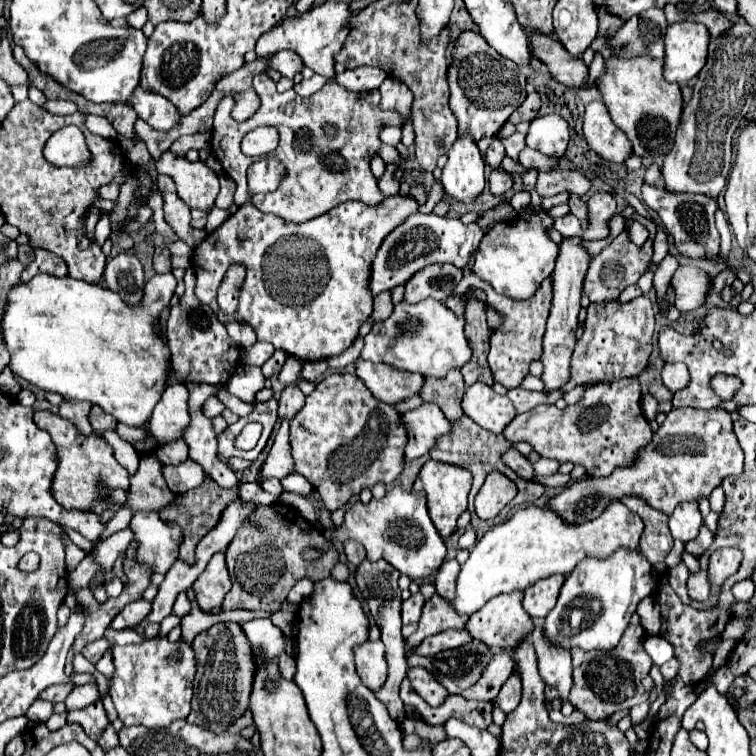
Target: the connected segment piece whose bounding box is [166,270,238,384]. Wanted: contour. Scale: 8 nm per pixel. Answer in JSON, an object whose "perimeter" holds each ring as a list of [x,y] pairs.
{"perimeter":[[[188,270],[184,276],[186,292],[180,298],[178,306],[170,308],[170,318],[166,322],[166,338],[172,354],[174,374],[178,380],[186,378],[200,384],[226,384],[238,366],[238,358],[228,358],[230,348],[236,348],[236,344],[228,336],[226,326],[212,312],[212,308],[196,298],[194,282],[194,271]]]}

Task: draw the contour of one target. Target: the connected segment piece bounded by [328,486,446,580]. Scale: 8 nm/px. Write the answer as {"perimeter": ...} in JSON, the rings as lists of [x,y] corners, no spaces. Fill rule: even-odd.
{"perimeter":[[[392,486],[384,498],[372,498],[368,504],[356,502],[346,510],[344,524],[338,530],[328,532],[332,538],[340,538],[342,542],[348,538],[358,540],[366,548],[366,558],[386,560],[398,572],[406,574],[410,580],[422,580],[432,574],[446,556],[444,540],[440,538],[438,530],[434,528],[428,510],[426,510],[426,496],[424,492],[404,490],[400,486]]]}

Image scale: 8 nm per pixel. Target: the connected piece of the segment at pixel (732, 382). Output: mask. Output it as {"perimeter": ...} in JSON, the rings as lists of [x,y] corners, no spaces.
{"perimeter":[[[718,374],[718,376],[714,376],[714,378],[712,378],[713,391],[718,394],[720,398],[724,398],[724,400],[732,398],[732,396],[734,396],[734,392],[736,392],[738,388],[740,388],[740,380],[738,380],[738,378],[734,378],[734,376]]]}

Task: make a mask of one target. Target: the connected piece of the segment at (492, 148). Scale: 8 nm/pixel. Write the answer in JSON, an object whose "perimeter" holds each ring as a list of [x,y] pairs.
{"perimeter":[[[494,140],[490,146],[488,146],[488,150],[484,152],[484,160],[492,166],[492,168],[498,168],[500,166],[500,162],[502,162],[502,158],[504,158],[504,146],[502,146],[502,142],[500,140]]]}

